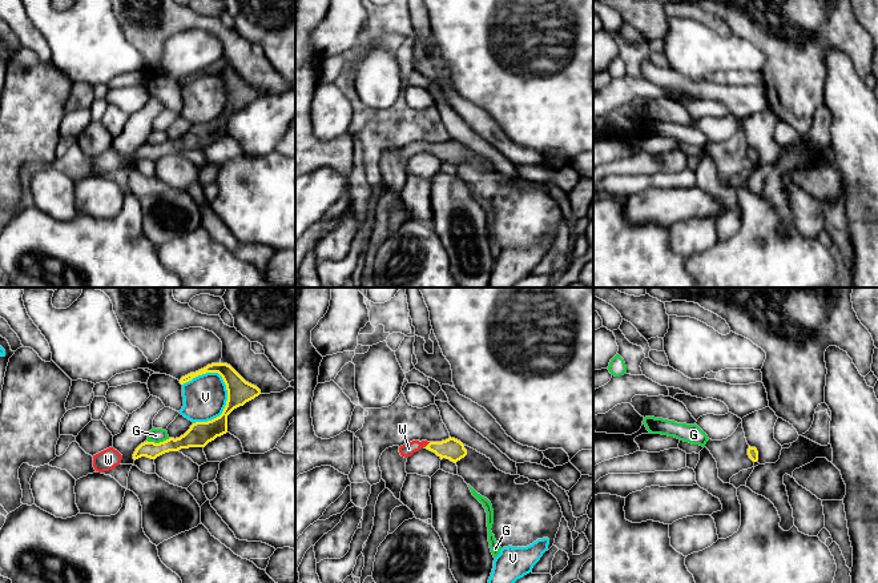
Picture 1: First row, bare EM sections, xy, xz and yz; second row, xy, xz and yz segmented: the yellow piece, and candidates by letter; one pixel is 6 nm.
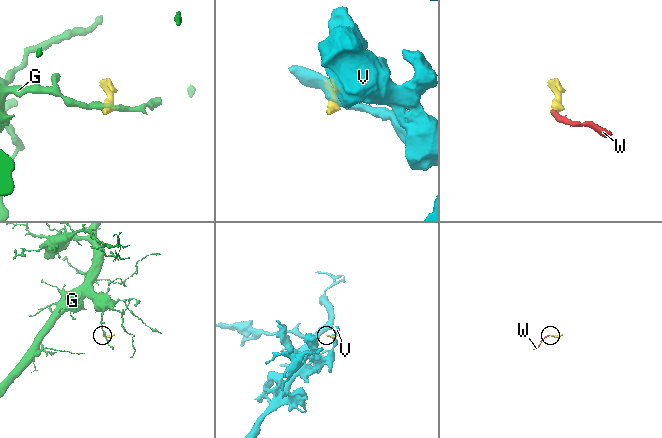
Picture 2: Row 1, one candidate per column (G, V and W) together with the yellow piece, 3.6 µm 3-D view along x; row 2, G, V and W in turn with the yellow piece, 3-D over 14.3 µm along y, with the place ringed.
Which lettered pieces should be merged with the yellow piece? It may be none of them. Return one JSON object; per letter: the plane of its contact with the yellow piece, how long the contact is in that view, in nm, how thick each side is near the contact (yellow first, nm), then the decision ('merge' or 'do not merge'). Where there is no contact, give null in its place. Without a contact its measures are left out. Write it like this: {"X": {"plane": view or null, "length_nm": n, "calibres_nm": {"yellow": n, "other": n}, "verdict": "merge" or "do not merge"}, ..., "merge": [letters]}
{"G": {"plane": "xy", "length_nm": 140, "calibres_nm": {"yellow": 140, "other": 90}, "verdict": "do not merge"}, "V": {"plane": "xy", "length_nm": 360, "calibres_nm": {"yellow": 150, "other": 260}, "verdict": "do not merge"}, "W": {"plane": "xz", "length_nm": 50, "calibres_nm": {"yellow": 130, "other": 80}, "verdict": "merge"}, "merge": ["W"]}

